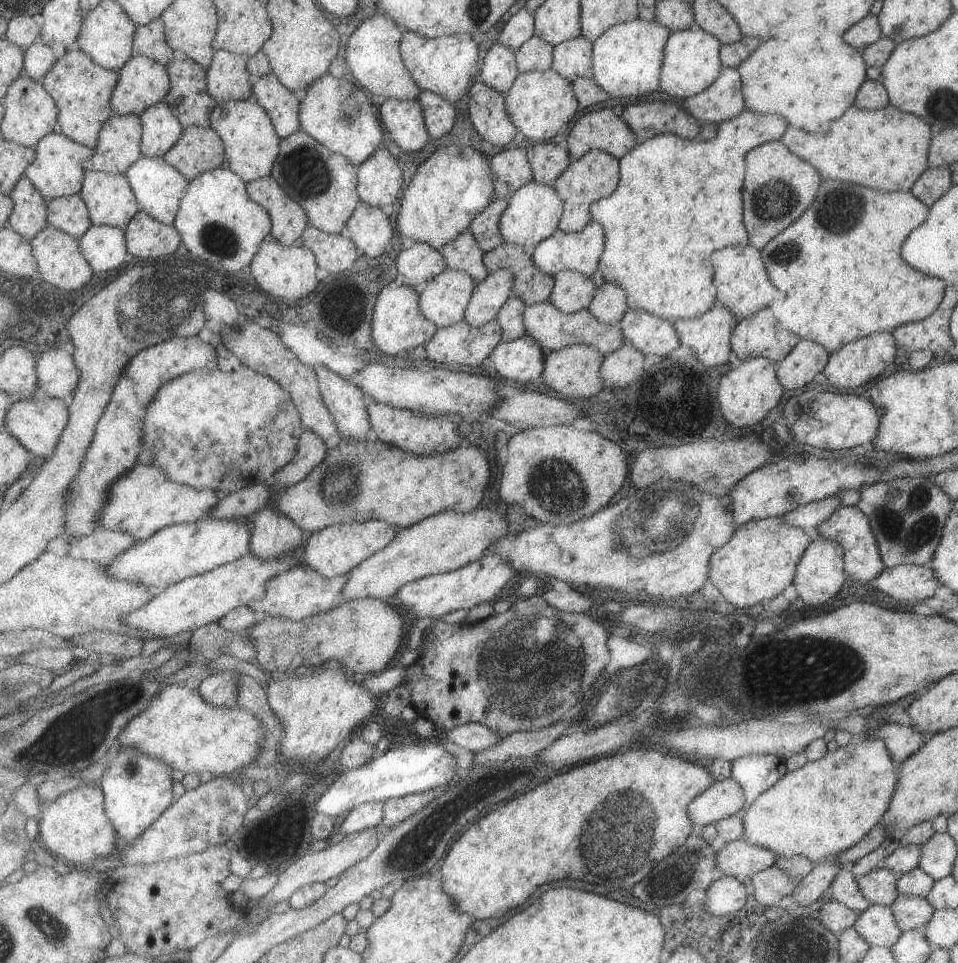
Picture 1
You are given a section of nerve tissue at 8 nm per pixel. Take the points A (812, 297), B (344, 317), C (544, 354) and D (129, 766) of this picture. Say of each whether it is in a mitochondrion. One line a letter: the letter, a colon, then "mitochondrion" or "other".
A: other
B: other
C: other
D: mitochondrion

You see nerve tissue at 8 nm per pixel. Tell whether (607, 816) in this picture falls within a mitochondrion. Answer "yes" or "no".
yes

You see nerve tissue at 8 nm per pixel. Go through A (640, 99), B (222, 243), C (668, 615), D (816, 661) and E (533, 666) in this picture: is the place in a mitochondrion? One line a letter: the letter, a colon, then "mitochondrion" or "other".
A: other
B: mitochondrion
C: other
D: mitochondrion
E: mitochondrion

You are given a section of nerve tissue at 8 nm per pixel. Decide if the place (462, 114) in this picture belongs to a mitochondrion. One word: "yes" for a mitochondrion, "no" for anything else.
no

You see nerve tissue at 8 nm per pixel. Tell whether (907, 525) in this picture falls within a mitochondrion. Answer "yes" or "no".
yes

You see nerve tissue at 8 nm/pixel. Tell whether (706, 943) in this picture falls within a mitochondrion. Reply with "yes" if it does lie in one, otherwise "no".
no

